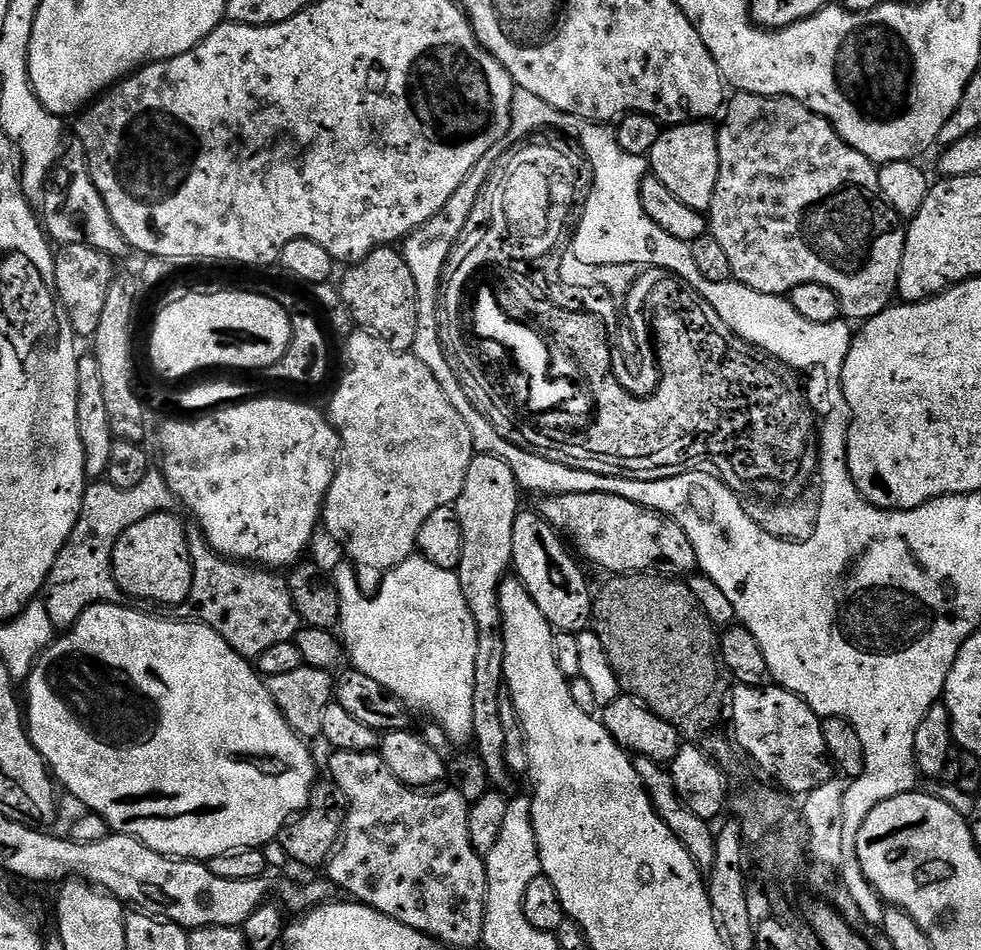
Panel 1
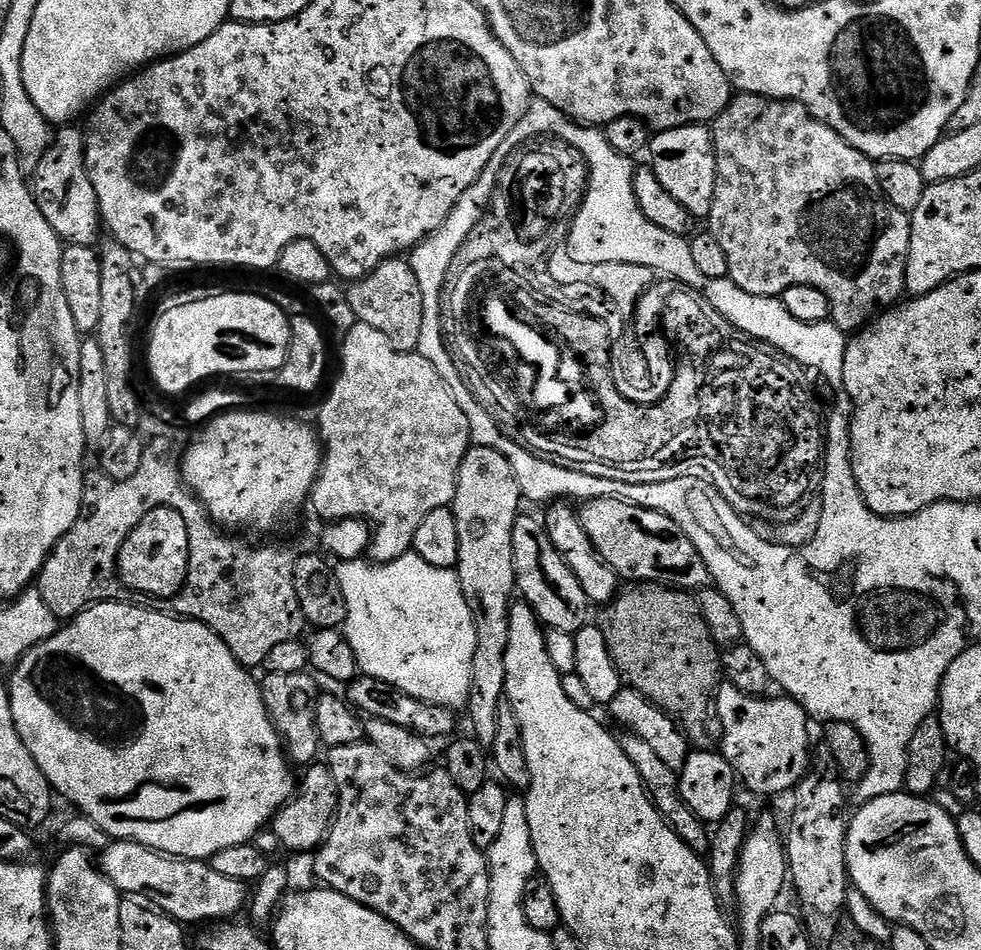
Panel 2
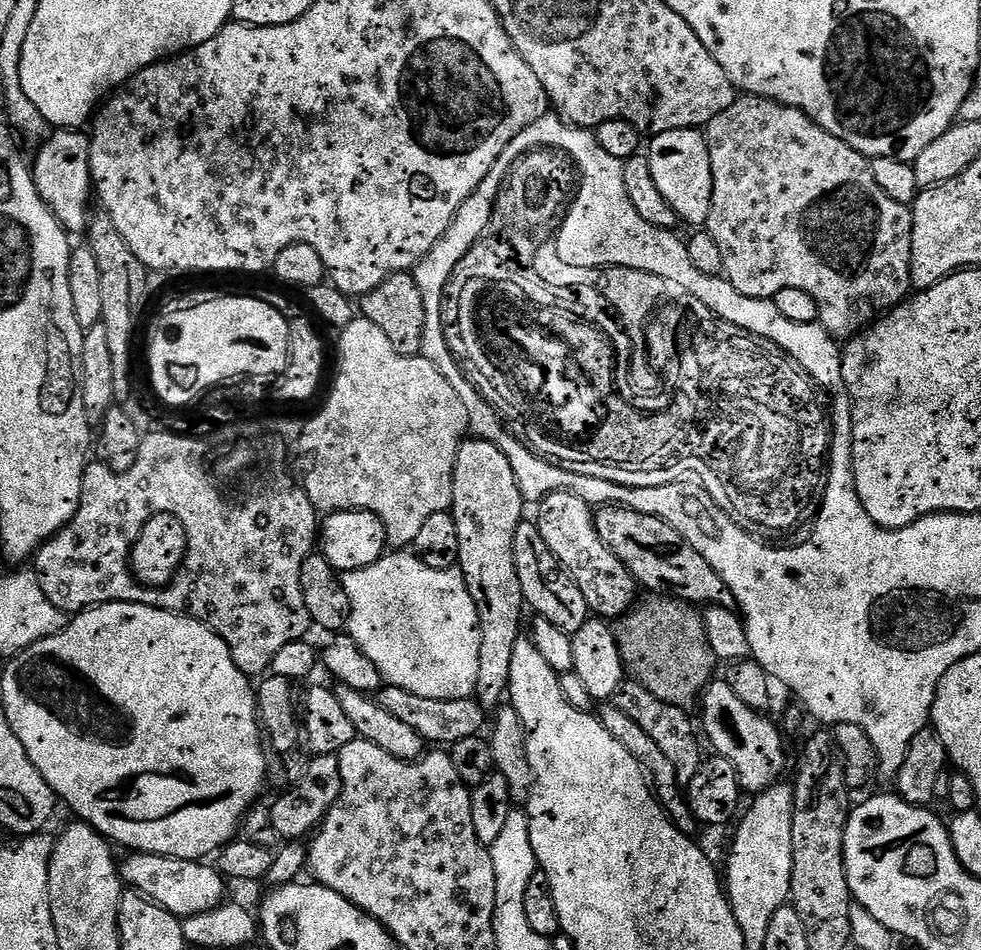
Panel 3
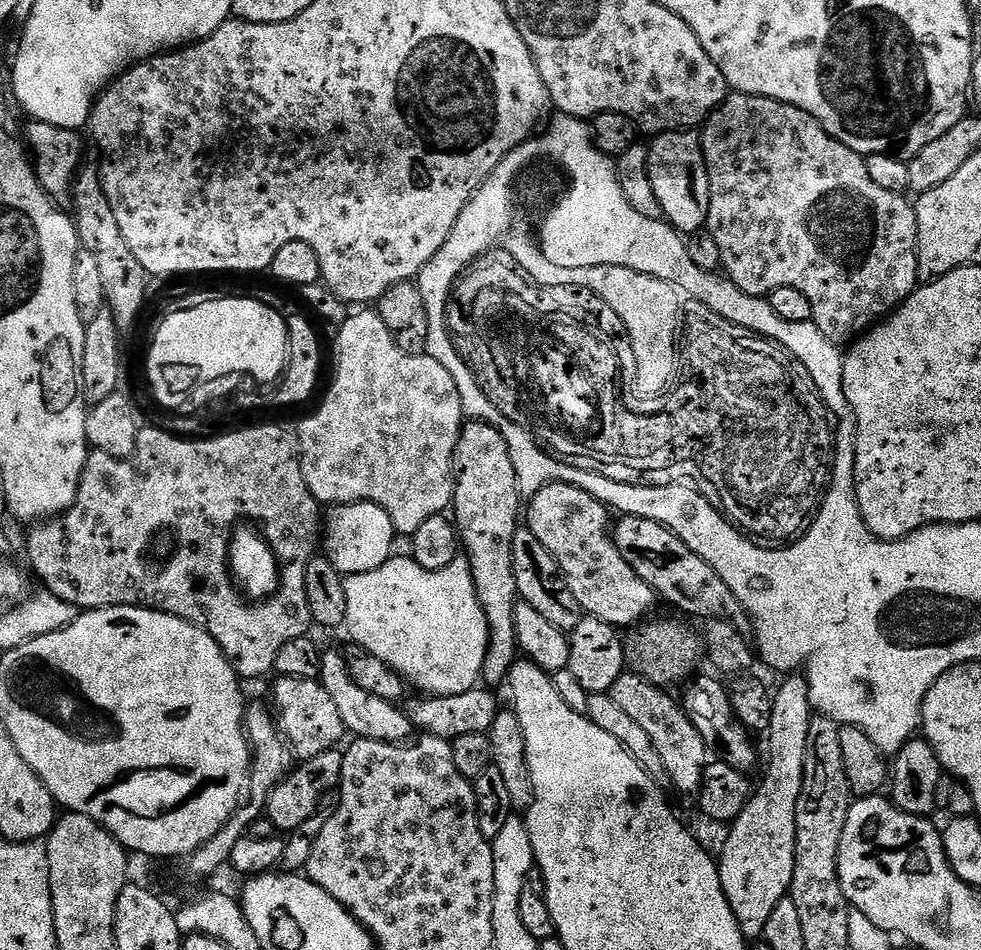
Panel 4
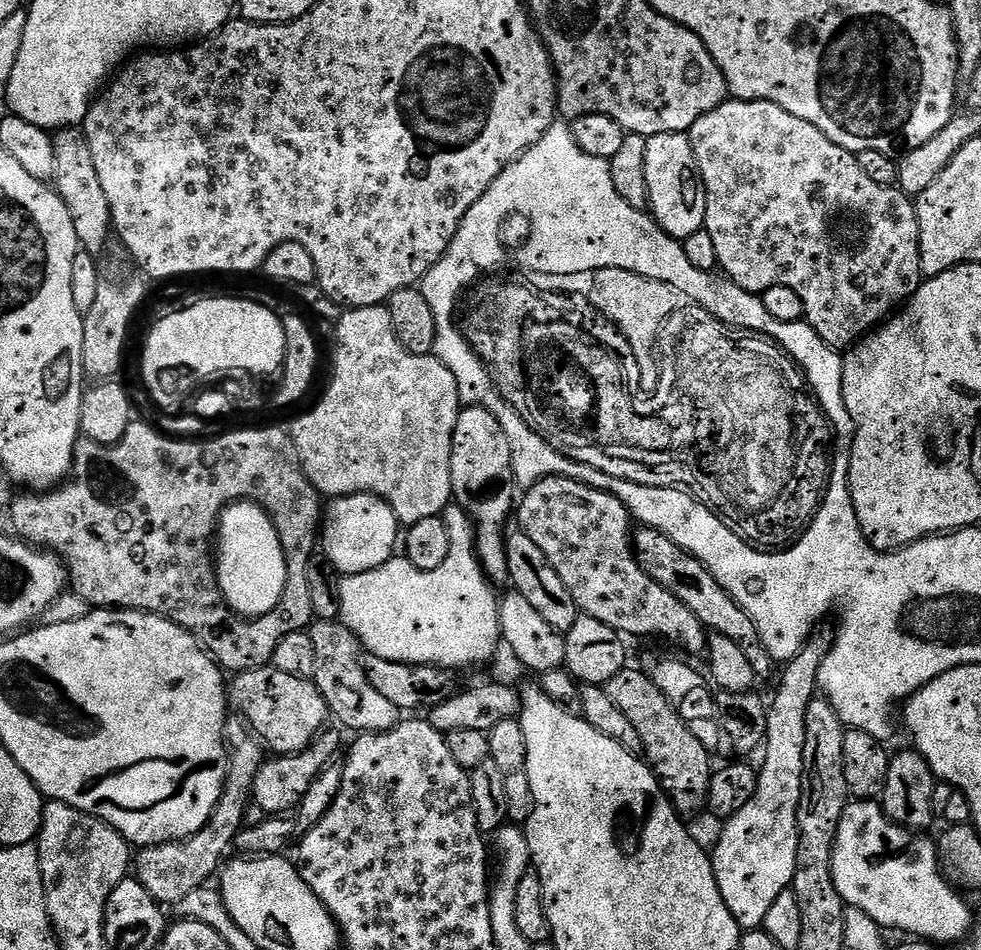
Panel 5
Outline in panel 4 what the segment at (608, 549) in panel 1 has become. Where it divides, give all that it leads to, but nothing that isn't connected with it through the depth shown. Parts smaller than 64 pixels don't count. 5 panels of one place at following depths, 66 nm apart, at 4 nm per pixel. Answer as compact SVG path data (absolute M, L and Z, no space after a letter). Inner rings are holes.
M621 515L619 519L615 521L614 527L611 529L612 541L618 546L622 558L626 558L626 562L630 562L634 574L638 574L638 578L642 578L642 582L649 584L661 601L669 600L674 607L681 608L685 612L685 614L683 613L685 617L701 616L701 621L704 622L725 620L735 626L742 635L746 637L753 635L752 617L740 605L738 598L730 590L730 586L726 586L726 582L722 582L722 578L718 578L715 570L702 558L698 558L698 554L694 554L694 550L690 550L690 546L686 546L686 542L682 542L682 538L678 538L678 534L674 534L666 526L662 526L650 518Z

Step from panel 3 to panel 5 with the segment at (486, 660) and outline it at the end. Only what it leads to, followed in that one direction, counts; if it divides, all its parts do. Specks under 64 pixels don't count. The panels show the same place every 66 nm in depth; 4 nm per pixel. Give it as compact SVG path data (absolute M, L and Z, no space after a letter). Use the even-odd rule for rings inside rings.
M479 406L461 407L458 426L454 426L452 435L450 474L455 503L468 513L475 528L476 554L480 559L480 565L484 567L484 575L493 585L507 585L509 579L506 529L509 527L508 516L510 520L514 512L514 496L512 500L514 477L506 430L502 430L498 418L490 414L490 410Z

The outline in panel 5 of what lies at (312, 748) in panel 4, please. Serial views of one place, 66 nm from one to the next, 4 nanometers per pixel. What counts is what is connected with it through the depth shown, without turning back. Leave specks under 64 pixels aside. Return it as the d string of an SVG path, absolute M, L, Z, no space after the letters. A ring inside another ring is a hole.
M271 666L255 668L249 672L235 673L230 680L230 704L235 711L237 708L241 712L239 715L246 721L247 727L269 749L272 747L273 753L281 756L292 756L296 752L306 750L314 743L316 737L329 727L330 713L328 703L326 698L322 698L315 679L307 680L306 678L298 678L294 674L282 674L282 670Z

